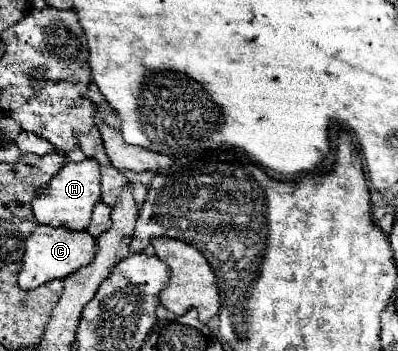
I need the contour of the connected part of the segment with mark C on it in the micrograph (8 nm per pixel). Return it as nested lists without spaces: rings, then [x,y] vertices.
[[[39,224],[37,230],[27,238],[23,268],[19,272],[19,286],[25,290],[33,290],[53,278],[65,278],[81,266],[91,264],[95,258],[95,240],[87,230],[71,232],[69,228],[51,228],[47,224]]]

